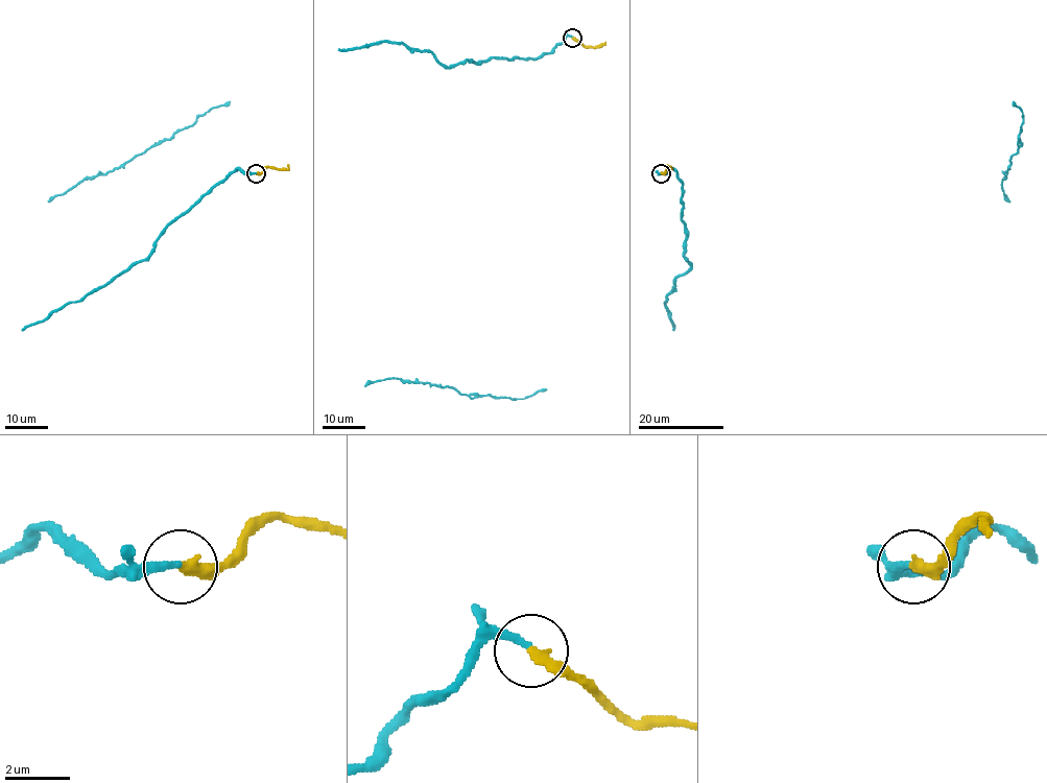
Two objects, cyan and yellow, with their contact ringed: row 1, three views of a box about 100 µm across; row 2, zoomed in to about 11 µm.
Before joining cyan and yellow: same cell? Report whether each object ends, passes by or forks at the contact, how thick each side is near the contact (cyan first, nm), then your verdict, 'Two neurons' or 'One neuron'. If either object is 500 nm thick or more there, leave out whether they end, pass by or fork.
At the ring cyan ends. At the ring yellow ends. Thickness 240 nm (cyan) against 360 nm. One neuron

